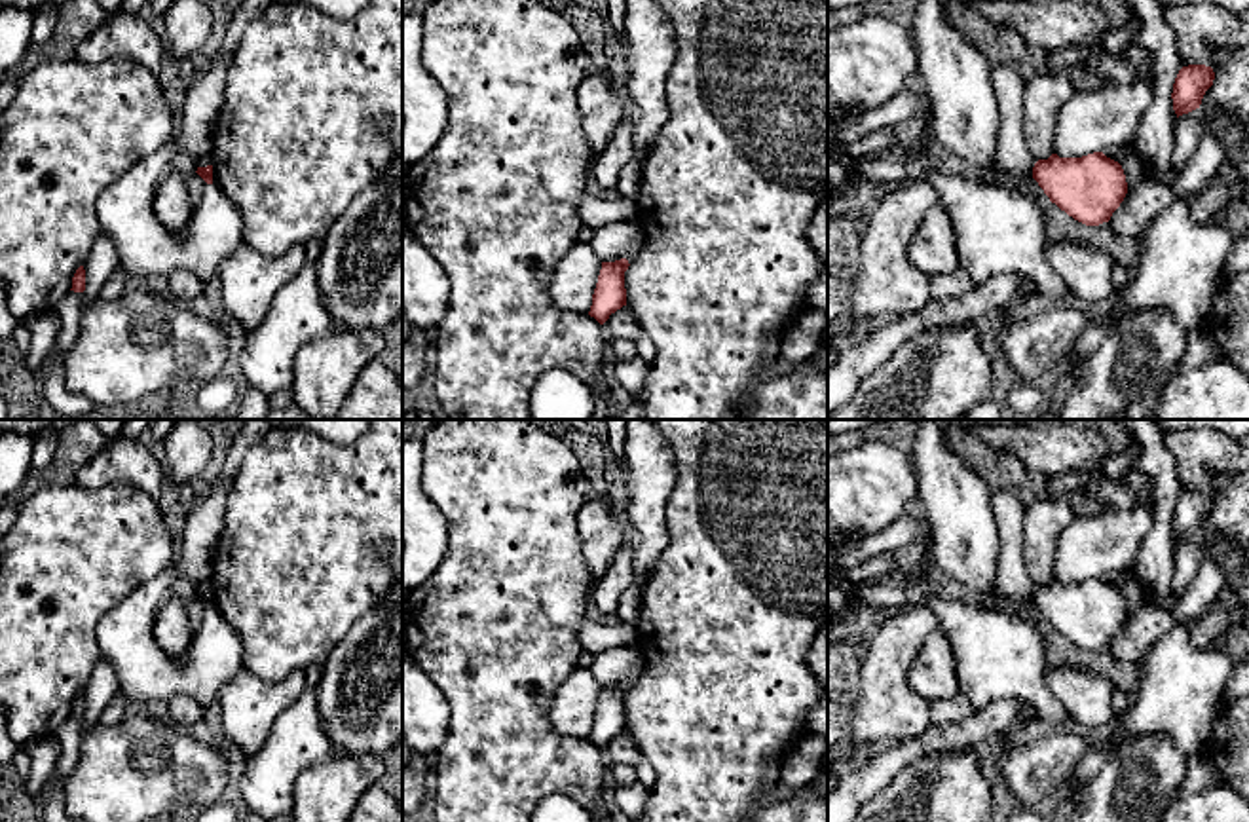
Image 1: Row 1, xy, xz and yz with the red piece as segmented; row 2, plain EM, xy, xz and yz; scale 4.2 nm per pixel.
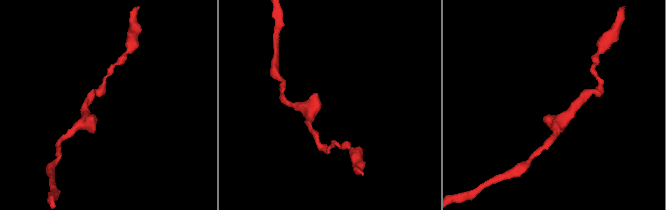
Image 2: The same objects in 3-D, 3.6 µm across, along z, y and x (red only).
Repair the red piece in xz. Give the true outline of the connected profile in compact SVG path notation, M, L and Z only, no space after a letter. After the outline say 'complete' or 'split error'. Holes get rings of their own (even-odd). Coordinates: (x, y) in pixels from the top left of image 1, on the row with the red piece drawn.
M626 258L602 262L588 311L600 325L604 325L611 313L626 306L624 271L628 266Z; complete

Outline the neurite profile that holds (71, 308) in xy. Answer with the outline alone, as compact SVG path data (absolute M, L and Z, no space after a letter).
M70 290L57 306L63 317L63 327L55 338L53 351L65 361L66 351L72 347L80 334L82 315L85 311L84 292Z

